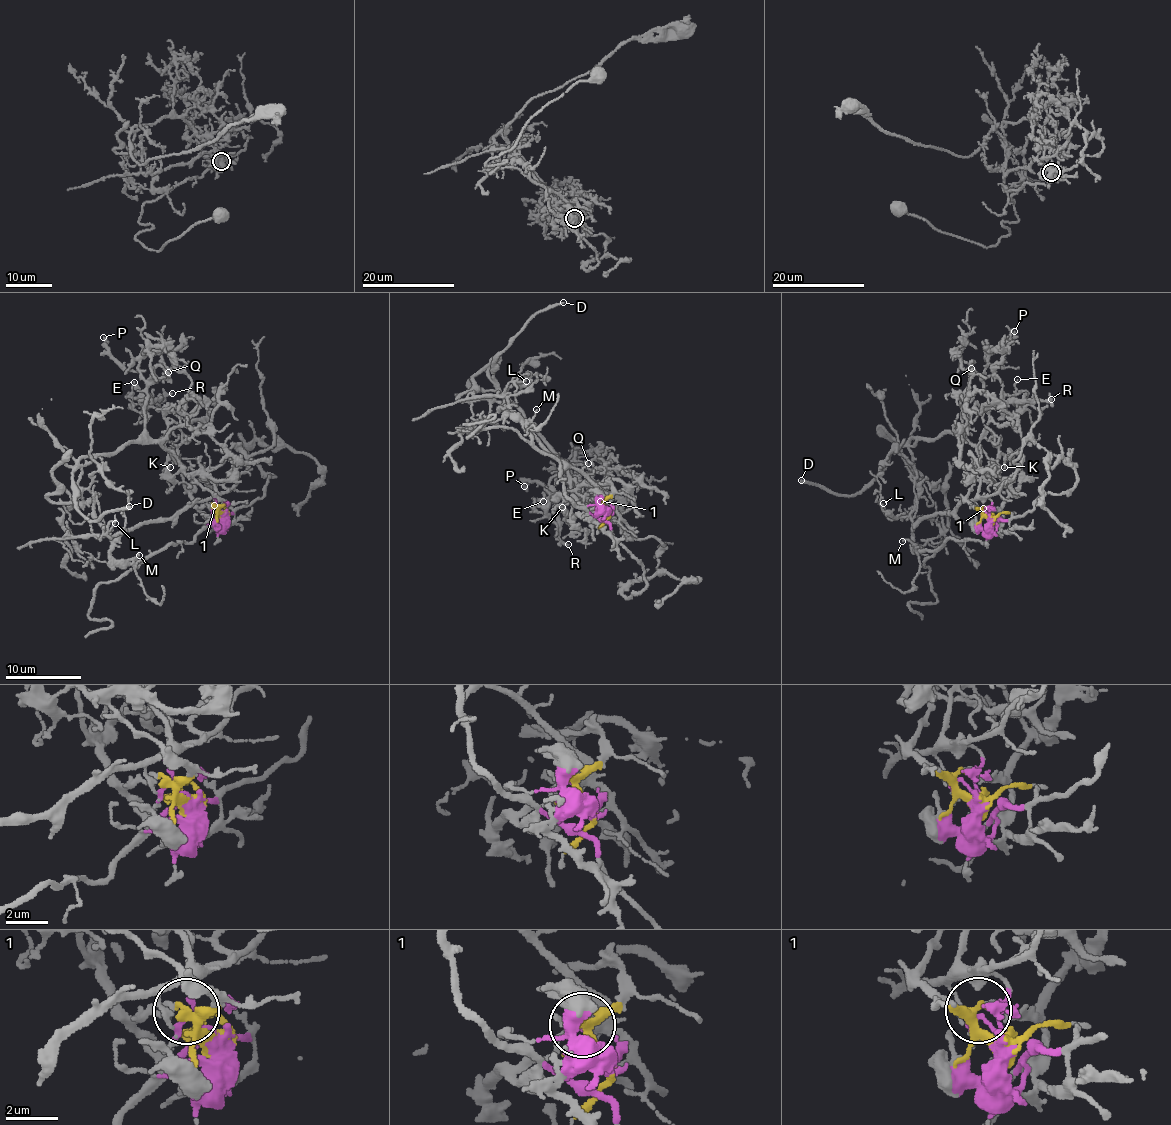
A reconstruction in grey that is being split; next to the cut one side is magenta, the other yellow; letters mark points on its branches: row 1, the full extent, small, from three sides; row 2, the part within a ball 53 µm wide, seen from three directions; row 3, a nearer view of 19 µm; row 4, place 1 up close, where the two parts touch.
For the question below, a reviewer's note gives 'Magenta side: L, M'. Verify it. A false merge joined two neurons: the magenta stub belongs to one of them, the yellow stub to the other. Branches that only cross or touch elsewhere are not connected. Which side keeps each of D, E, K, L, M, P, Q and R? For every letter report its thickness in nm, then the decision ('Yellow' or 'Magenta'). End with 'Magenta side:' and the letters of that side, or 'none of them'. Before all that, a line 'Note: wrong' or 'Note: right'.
Note: right
D: Thickness 240 nm. Yellow
E: Thickness 100 nm. Yellow
K: Thickness 160 nm. Yellow
L: Thickness 120 nm. Magenta
M: Thickness 120 nm. Magenta
P: Thickness 220 nm. Yellow
Q: Thickness 200 nm. Yellow
R: Thickness 200 nm. Yellow
Magenta side: L, M

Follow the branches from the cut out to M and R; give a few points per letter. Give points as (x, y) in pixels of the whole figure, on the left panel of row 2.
M: (225, 516), (216, 524), (207, 524), (191, 541), (171, 543), (145, 559), (131, 563), (138, 553), (139, 556)
R: (225, 516), (219, 508), (222, 499), (203, 490), (166, 447), (166, 418), (158, 409), (148, 407), (172, 392)

